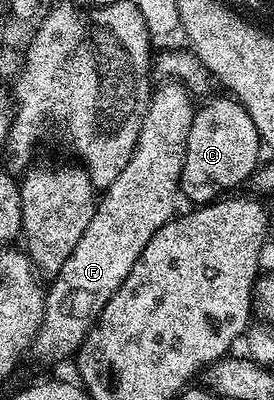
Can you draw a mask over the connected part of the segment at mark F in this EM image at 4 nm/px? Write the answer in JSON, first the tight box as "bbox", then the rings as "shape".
{"bbox":[34,81,196,361],"shape":[[[166,81],[166,84],[161,88],[159,86],[153,92],[146,119],[143,120],[142,131],[139,132],[139,141],[135,145],[130,162],[126,163],[126,167],[114,179],[114,183],[101,194],[94,218],[86,227],[86,232],[78,241],[77,247],[74,247],[70,259],[66,259],[66,267],[62,267],[62,271],[49,284],[52,286],[44,297],[44,318],[34,342],[34,354],[36,353],[38,360],[64,361],[75,354],[84,342],[93,321],[99,317],[106,303],[125,281],[147,243],[165,223],[175,216],[176,197],[179,198],[180,195],[182,165],[185,162],[186,142],[196,110],[196,103],[193,101],[195,101],[193,94],[177,81]]]}

